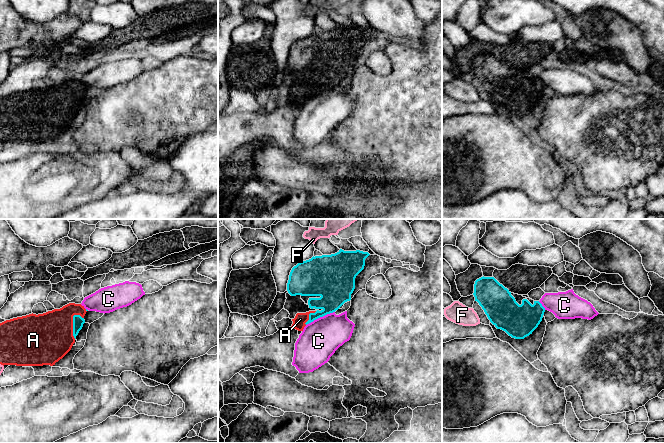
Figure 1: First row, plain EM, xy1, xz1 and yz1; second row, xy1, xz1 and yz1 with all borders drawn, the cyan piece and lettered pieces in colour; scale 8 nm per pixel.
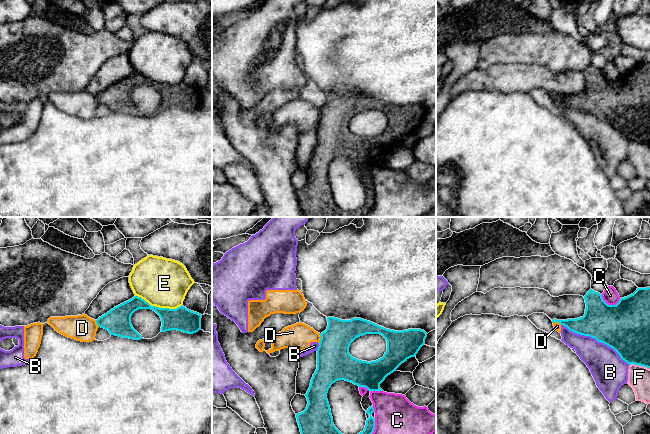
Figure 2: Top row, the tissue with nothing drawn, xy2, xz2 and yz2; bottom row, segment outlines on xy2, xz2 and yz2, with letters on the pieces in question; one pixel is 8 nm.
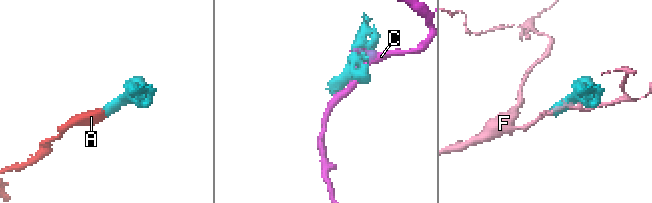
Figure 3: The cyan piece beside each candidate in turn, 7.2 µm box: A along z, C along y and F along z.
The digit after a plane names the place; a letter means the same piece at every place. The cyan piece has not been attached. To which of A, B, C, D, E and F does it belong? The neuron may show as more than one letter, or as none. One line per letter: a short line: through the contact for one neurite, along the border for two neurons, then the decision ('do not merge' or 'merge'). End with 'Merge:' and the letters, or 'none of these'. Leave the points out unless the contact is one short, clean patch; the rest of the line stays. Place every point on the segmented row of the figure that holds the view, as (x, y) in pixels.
A: merge
B: do not merge
C: do not merge
D: line xz2 (320, 334), (319, 343); do not merge
E: do not merge
F: do not merge
Merge: A

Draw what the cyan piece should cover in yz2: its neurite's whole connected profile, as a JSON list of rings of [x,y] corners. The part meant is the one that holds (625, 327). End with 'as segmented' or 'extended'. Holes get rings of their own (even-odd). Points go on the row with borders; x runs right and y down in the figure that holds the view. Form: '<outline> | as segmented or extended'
[[[650,287],[647,288],[637,288],[637,290],[624,298],[621,298],[619,302],[616,305],[608,305],[602,298],[602,294],[595,292],[594,290],[590,289],[588,293],[584,296],[585,303],[586,303],[586,309],[585,314],[583,317],[577,318],[577,319],[567,319],[567,320],[557,320],[553,319],[552,322],[558,322],[561,325],[564,325],[567,327],[570,331],[584,335],[584,336],[590,336],[592,338],[595,338],[598,342],[604,343],[608,345],[609,347],[613,348],[621,357],[622,360],[627,362],[629,365],[635,364],[644,366],[650,369]]] | as segmented

